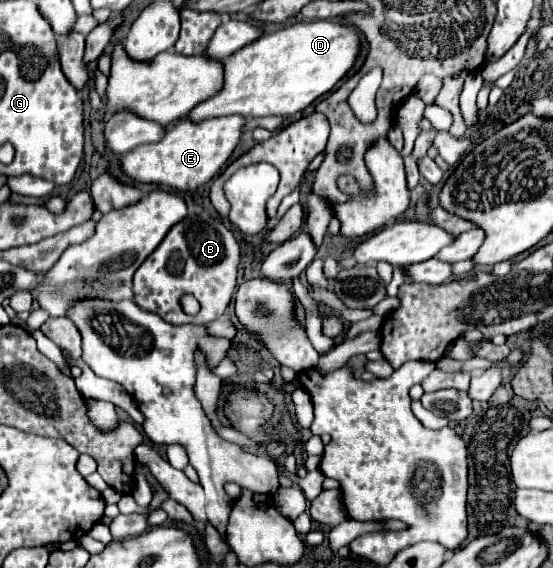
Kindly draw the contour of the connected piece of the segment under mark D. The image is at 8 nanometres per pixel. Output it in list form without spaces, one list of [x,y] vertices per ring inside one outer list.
[[[315,20],[315,22],[297,22],[293,26],[287,26],[283,30],[277,30],[273,34],[261,36],[249,46],[243,46],[235,54],[221,60],[223,64],[223,90],[215,94],[215,98],[209,98],[201,104],[197,104],[187,118],[191,122],[201,122],[205,118],[219,118],[219,116],[233,116],[241,114],[243,118],[249,116],[293,116],[301,110],[305,110],[313,100],[329,92],[355,64],[355,58],[359,54],[359,36],[353,26],[333,22],[333,20]]]

